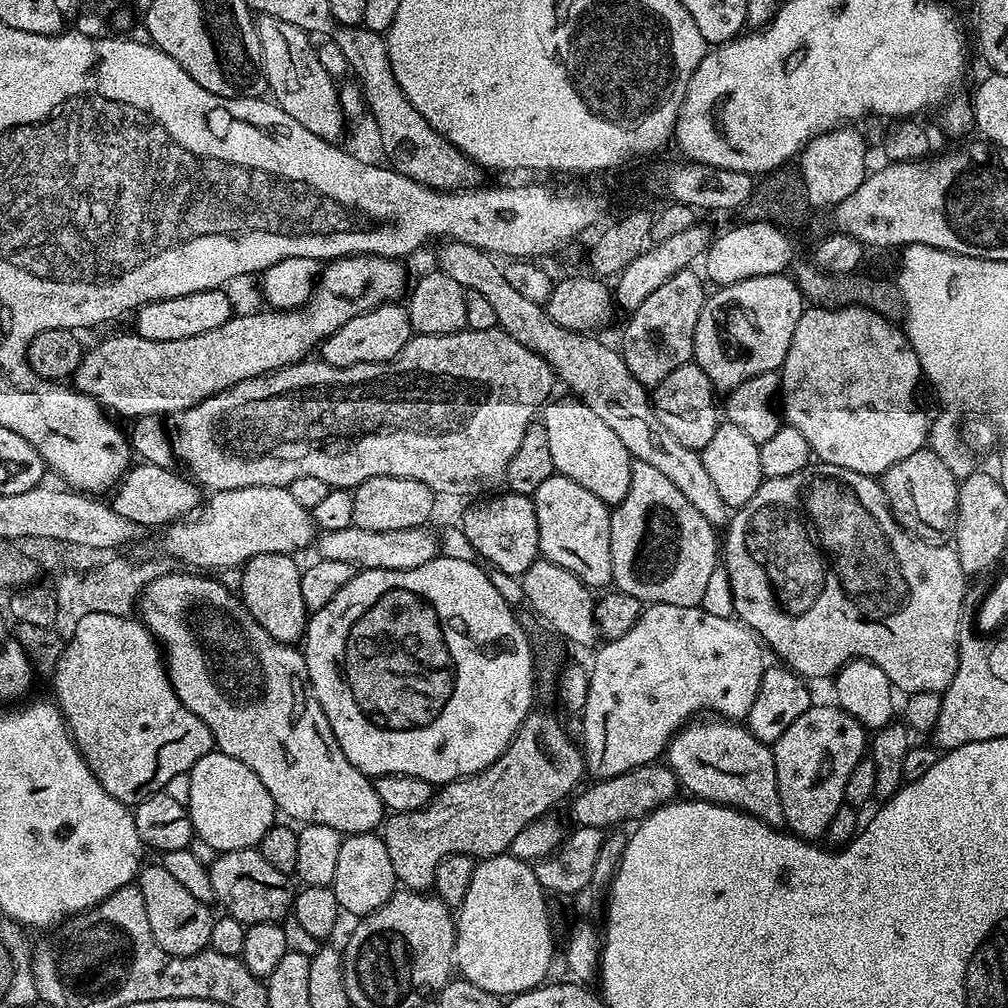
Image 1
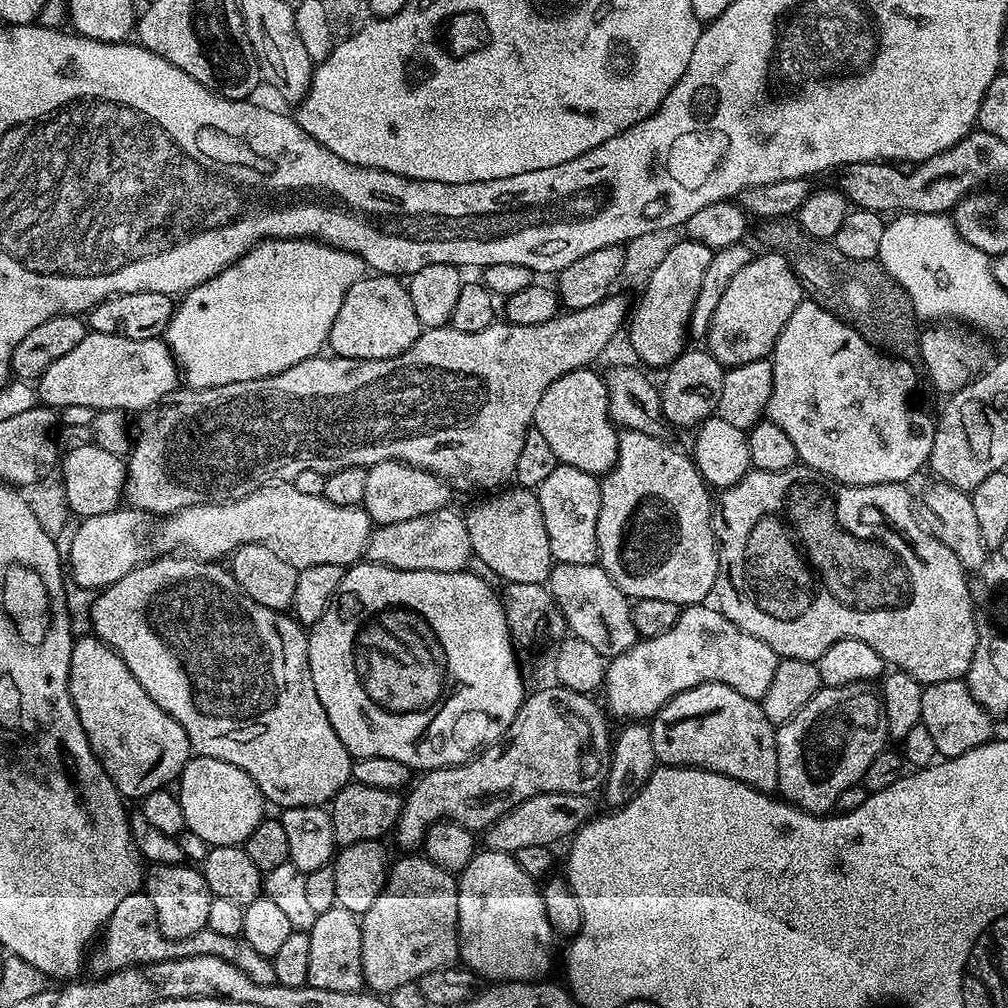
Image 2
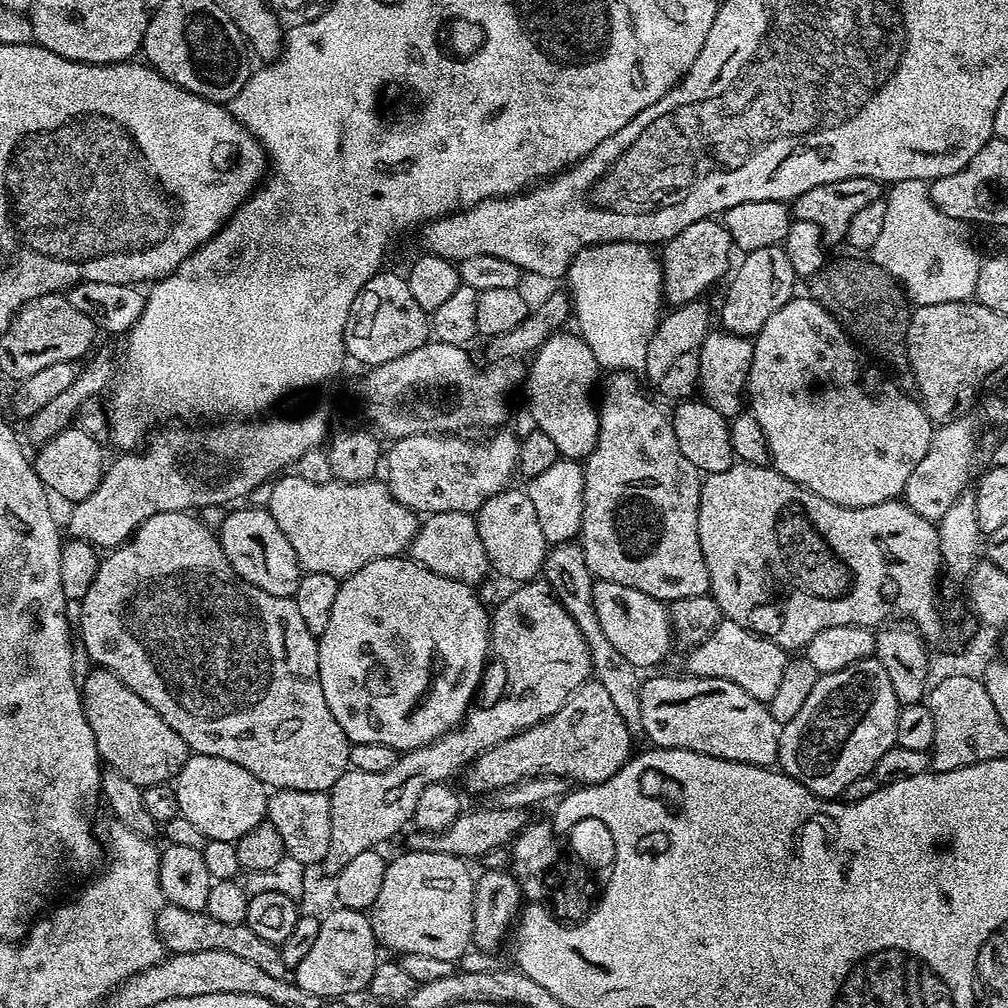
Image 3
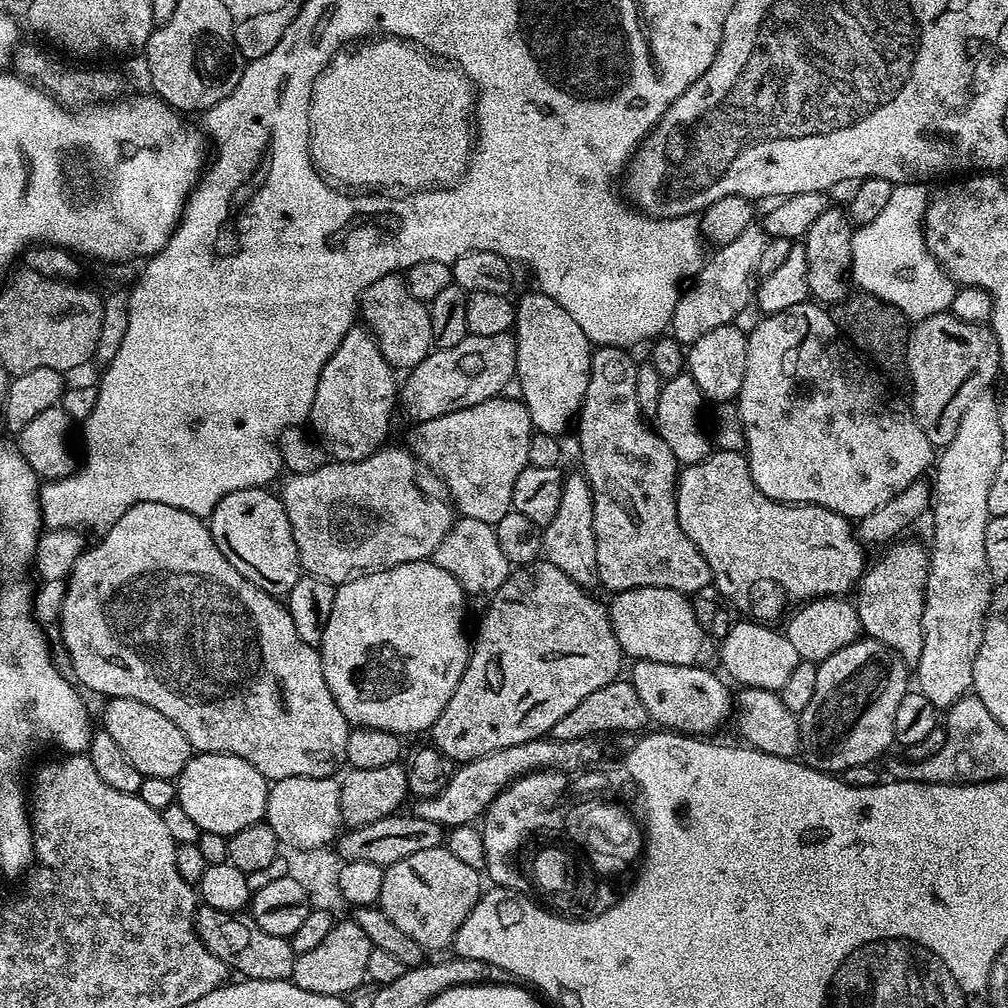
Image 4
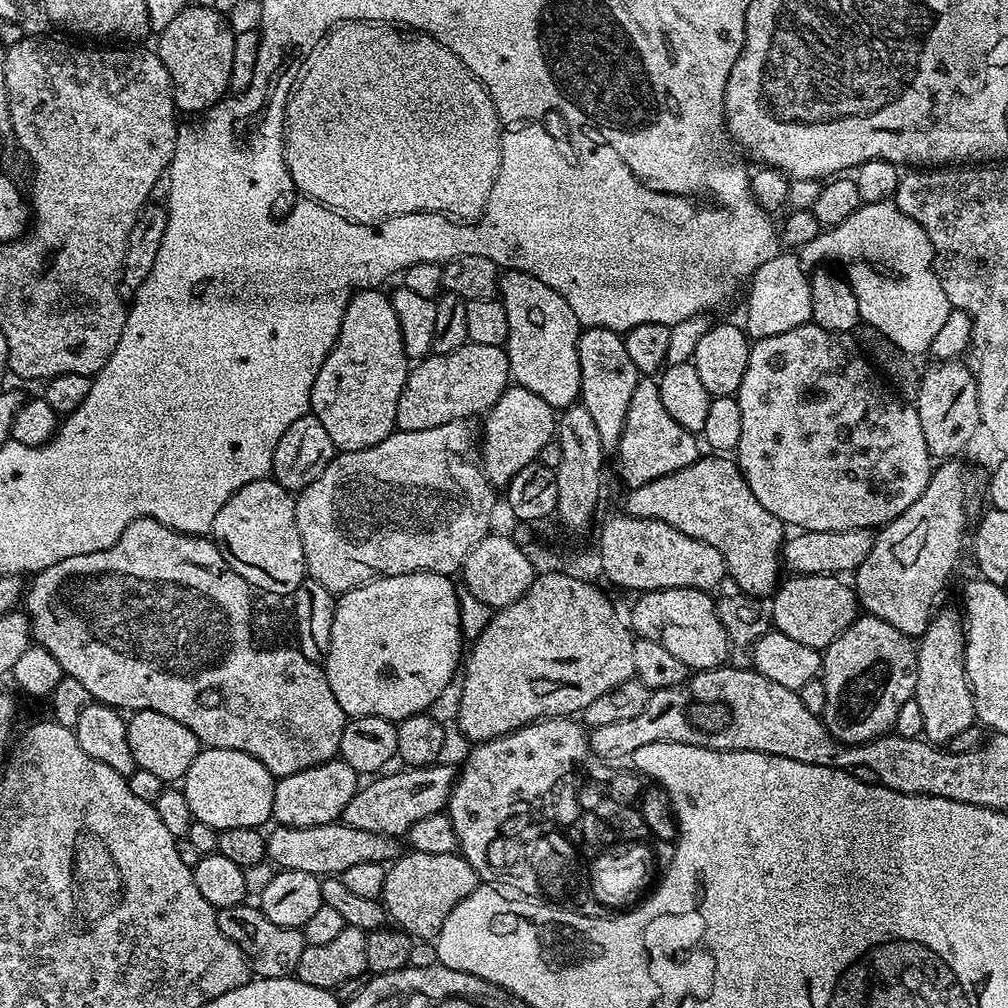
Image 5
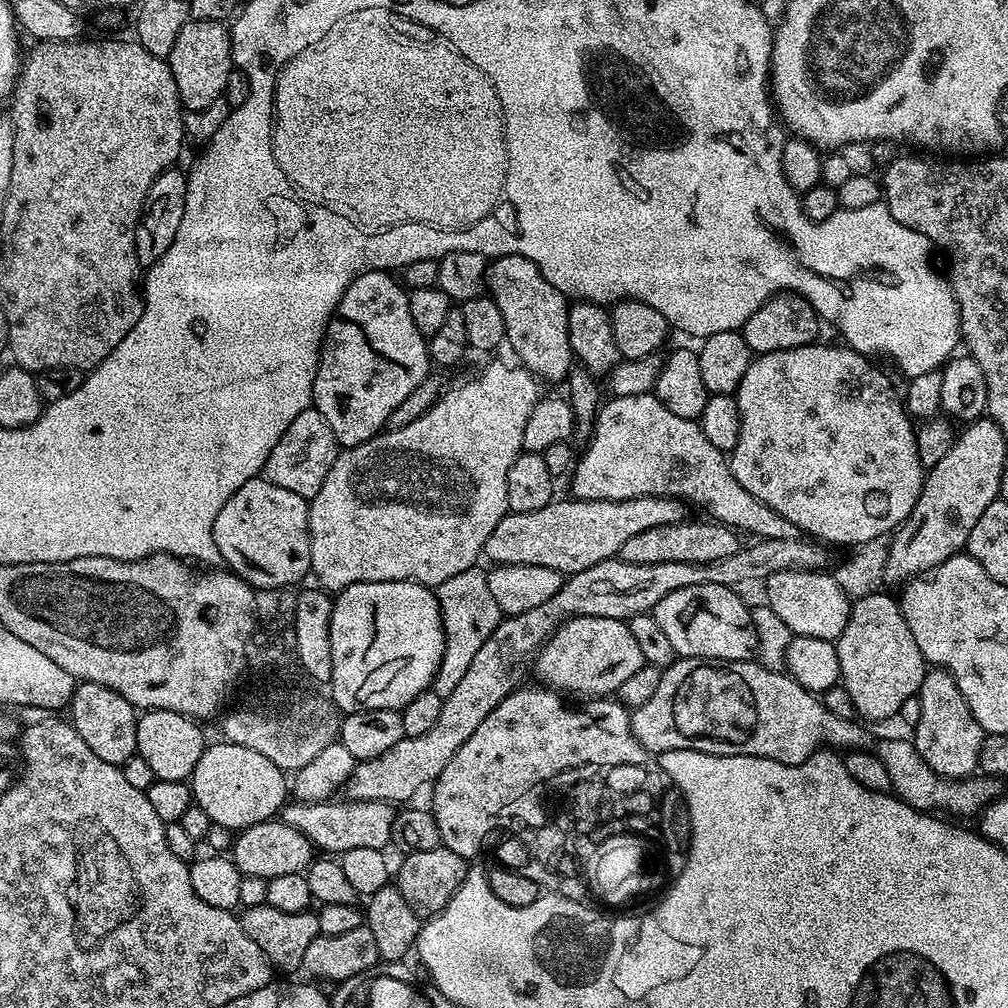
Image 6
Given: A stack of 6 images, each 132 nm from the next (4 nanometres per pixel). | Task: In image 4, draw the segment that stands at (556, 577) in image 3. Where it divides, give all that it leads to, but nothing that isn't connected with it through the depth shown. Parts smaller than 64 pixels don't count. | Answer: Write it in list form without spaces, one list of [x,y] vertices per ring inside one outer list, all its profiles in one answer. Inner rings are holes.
[[[569,473],[563,482],[561,501],[552,522],[545,525],[541,535],[541,549],[545,559],[560,570],[580,587],[592,588],[599,583],[597,578],[597,542],[594,539],[593,492],[588,479],[583,473]]]

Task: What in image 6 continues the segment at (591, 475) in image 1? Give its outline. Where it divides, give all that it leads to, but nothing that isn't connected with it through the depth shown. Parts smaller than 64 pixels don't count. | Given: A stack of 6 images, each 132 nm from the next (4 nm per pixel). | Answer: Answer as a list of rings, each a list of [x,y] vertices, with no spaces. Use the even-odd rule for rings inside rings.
[[[518,254],[498,256],[489,263],[486,288],[498,310],[502,310],[506,344],[516,351],[515,359],[541,381],[563,381],[574,365],[568,333],[570,304],[564,293],[550,286],[542,270],[534,266],[530,258]]]

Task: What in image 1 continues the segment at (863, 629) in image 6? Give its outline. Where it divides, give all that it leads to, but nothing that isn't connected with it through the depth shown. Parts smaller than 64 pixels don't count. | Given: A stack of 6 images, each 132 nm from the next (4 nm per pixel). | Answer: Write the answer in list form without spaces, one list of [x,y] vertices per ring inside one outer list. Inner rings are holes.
[[[835,703],[819,704],[808,708],[806,714],[798,714],[798,718],[786,726],[786,734],[771,745],[784,824],[791,835],[809,842],[819,841],[819,836],[839,814],[840,806],[845,803],[851,771],[866,756],[863,723]]]

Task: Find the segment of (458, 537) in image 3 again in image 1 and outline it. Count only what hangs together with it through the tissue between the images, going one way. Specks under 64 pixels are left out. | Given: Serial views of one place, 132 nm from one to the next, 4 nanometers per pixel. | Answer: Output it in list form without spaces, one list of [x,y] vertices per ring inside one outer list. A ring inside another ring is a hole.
[[[352,523],[346,530],[320,532],[314,540],[315,555],[322,560],[330,558],[337,562],[350,562],[361,569],[410,570],[436,559],[441,551],[441,541],[438,539],[437,533],[432,533],[430,529],[431,527],[425,526],[422,528],[411,528],[410,530],[362,530],[357,524]]]

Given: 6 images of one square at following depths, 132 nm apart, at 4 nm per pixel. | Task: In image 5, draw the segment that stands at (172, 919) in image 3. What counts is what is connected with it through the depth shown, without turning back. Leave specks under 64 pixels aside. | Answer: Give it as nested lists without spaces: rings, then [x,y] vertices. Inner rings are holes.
[[[245,902],[238,906],[221,908],[216,913],[218,928],[242,950],[242,954],[248,960],[248,967],[259,979],[282,978],[292,976],[298,966],[298,958],[302,958],[302,950],[305,948],[304,933],[299,928],[290,926],[277,926],[266,918],[259,907],[250,906]]]

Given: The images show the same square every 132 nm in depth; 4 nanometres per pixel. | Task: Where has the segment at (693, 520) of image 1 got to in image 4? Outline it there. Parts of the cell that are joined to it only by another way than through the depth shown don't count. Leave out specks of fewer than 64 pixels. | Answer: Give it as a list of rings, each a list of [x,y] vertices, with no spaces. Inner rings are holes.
[[[599,345],[593,351],[590,358],[590,382],[586,386],[584,401],[578,413],[578,425],[580,424],[580,460],[584,463],[582,472],[587,477],[593,492],[593,512],[594,512],[594,539],[597,542],[597,578],[601,585],[609,588],[609,593],[615,594],[625,592],[631,588],[665,588],[666,590],[678,590],[685,594],[691,594],[709,587],[712,584],[712,571],[702,558],[698,546],[686,538],[682,526],[678,522],[678,510],[676,509],[676,477],[678,475],[678,465],[674,458],[674,450],[660,437],[651,423],[646,421],[645,413],[640,410],[640,403],[636,397],[636,370],[637,361],[632,361],[633,353],[626,348],[618,346]]]

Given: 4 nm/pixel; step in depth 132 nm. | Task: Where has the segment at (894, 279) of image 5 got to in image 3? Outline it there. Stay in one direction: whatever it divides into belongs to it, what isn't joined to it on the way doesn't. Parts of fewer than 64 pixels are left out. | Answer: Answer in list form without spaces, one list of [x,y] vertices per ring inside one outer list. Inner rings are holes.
[[[897,180],[887,189],[884,205],[886,219],[878,237],[878,242],[870,249],[872,263],[882,266],[891,276],[900,281],[909,301],[913,305],[928,303],[950,303],[952,301],[971,301],[976,294],[978,270],[982,256],[972,249],[968,241],[969,229],[961,221],[951,220],[936,209],[928,198],[929,185],[923,180]]]

